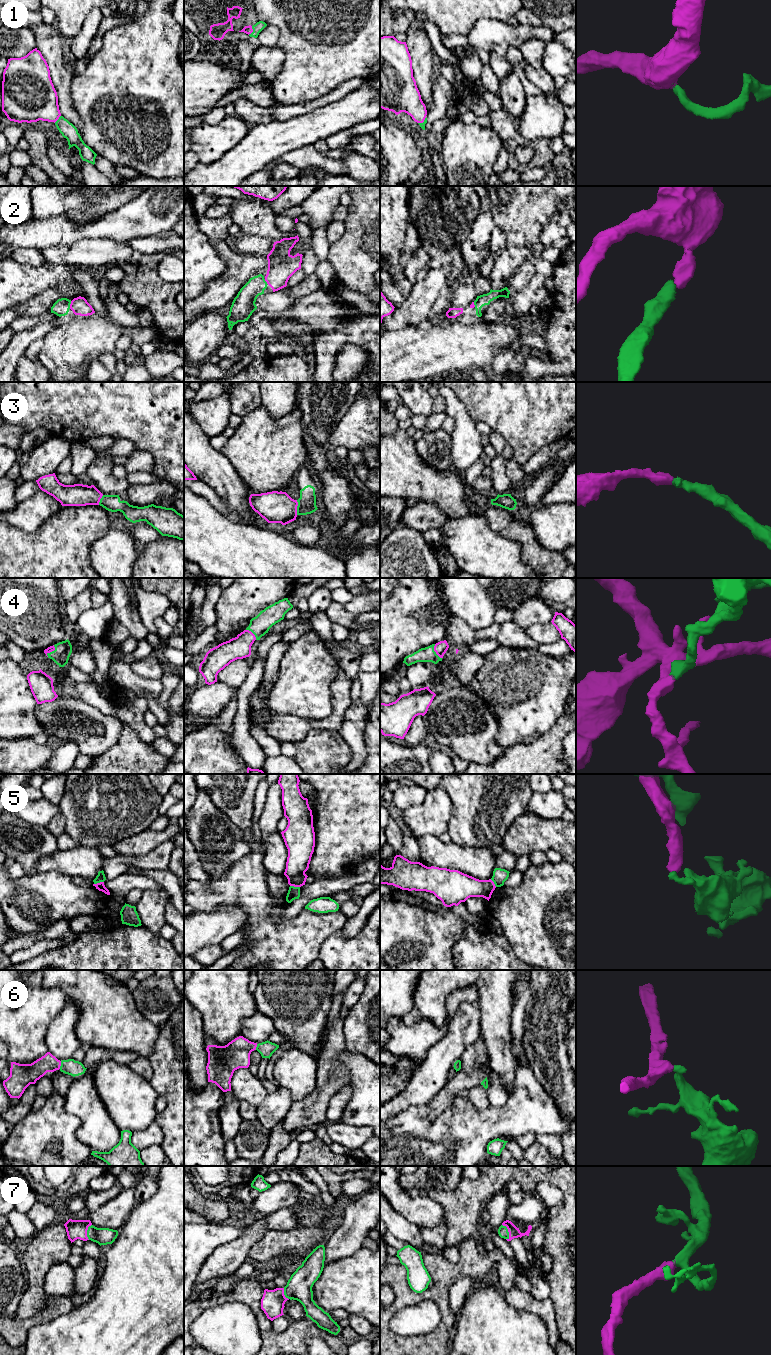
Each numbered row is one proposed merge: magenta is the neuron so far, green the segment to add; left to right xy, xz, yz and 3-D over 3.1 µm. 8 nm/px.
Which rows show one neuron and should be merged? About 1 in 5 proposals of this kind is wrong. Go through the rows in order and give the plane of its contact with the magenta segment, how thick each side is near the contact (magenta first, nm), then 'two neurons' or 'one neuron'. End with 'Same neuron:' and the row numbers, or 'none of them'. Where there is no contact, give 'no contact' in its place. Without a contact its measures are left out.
1: meets magenta in xz; 70 nm thick on the magenta side, 80 nm on the other; one neuron
2: meets magenta in xy; 140 nm thick on the magenta side, 130 nm on the other; one neuron
3: meets magenta in xz; 260 nm thick on the magenta side, 140 nm on the other; one neuron
4: meets magenta in yz; 100 nm thick on the magenta side, 120 nm on the other; one neuron
5: meets magenta in xy; 70 nm thick on the magenta side, 70 nm on the other; two neurons
6: meets magenta in xy; 160 nm thick on the magenta side, 130 nm on the other; one neuron
7: meets magenta in yz; 90 nm thick on the magenta side, 80 nm on the other; one neuron
Same neuron: 1, 2, 3, 4, 6, 7

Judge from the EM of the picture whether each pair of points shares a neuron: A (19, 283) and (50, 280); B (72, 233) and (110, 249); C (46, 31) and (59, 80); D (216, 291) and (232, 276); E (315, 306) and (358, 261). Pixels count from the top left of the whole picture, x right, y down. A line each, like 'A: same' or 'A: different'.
A: same
B: different
C: same
D: same
E: different

